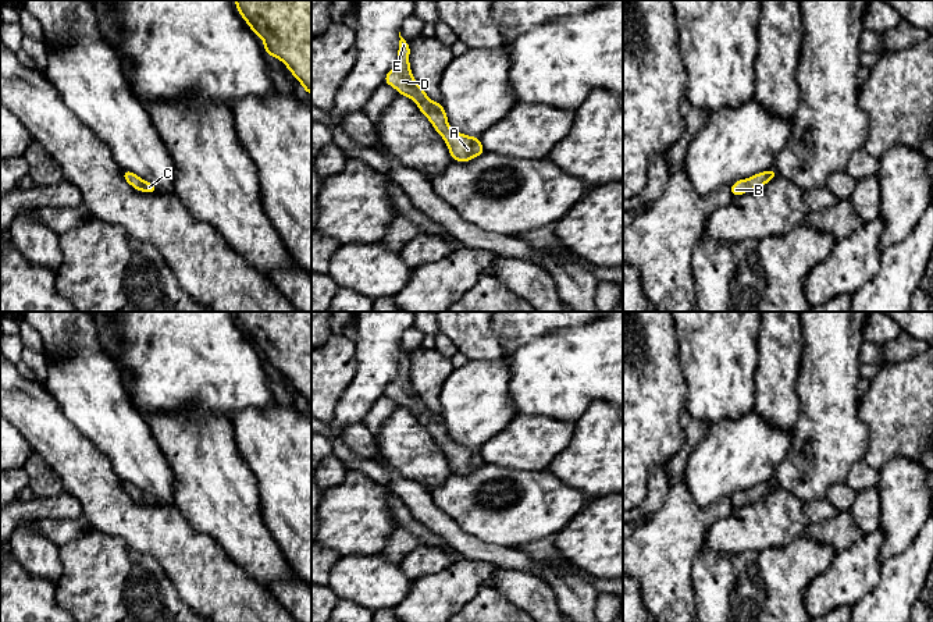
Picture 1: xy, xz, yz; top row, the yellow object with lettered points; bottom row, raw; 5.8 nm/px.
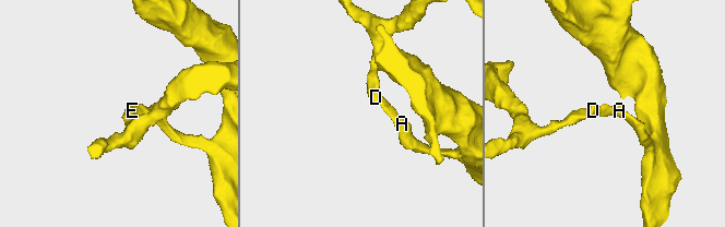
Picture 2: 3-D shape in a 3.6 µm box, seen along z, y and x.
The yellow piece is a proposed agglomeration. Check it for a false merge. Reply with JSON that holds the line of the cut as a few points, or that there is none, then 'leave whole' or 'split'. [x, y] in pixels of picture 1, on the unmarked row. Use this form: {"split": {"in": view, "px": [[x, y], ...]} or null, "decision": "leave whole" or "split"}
{"split": null, "decision": "leave whole"}

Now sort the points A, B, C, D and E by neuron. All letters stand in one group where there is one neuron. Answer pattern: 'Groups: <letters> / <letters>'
Groups: A B C D E

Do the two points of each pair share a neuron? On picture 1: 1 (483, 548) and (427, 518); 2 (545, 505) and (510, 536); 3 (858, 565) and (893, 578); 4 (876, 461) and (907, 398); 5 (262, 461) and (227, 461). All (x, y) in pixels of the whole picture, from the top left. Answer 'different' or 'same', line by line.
1: same
2: same
3: different
4: same
5: different

